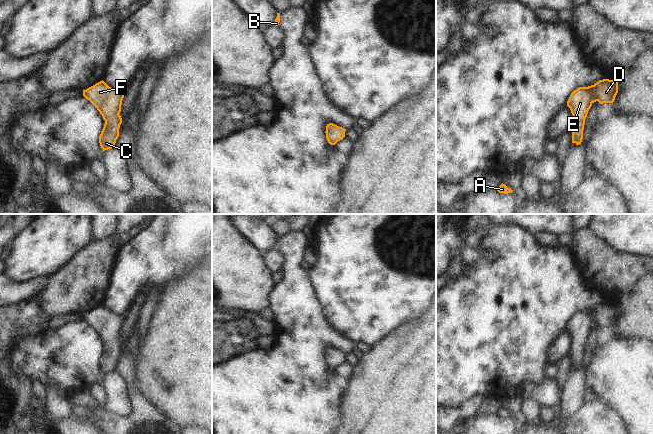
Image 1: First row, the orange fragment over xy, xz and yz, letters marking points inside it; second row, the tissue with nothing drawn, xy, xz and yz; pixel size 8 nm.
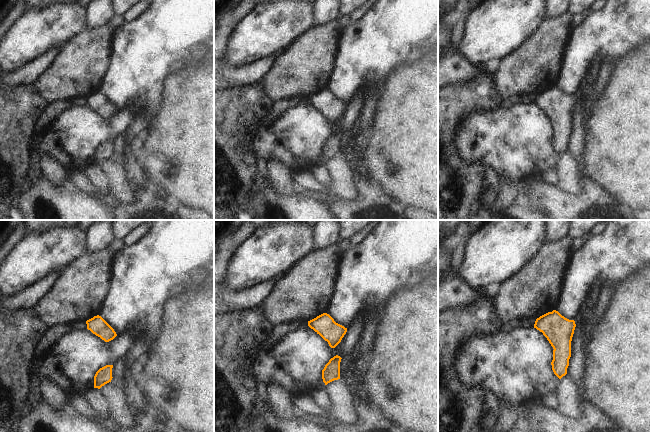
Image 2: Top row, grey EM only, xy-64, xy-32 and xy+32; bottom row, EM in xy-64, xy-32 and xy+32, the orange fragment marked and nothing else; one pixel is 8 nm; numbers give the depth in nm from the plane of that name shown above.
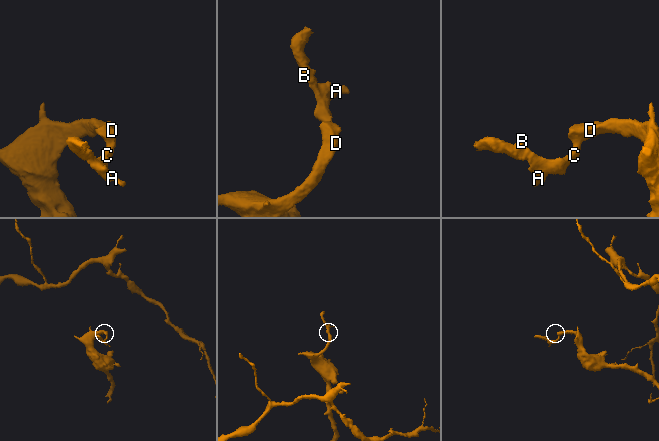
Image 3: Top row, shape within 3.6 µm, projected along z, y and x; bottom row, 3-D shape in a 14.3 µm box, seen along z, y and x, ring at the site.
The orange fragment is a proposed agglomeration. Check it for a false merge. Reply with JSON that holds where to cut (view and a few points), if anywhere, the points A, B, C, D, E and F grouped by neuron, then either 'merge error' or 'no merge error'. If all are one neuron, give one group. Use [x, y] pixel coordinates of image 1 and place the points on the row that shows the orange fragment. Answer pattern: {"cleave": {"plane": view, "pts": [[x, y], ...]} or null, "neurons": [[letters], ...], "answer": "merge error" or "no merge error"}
{"cleave": null, "neurons": [["A", "B", "C", "D", "E", "F"]], "answer": "no merge error"}

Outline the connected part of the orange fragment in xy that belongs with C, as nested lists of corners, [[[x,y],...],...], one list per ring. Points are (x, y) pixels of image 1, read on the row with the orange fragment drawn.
[[[103,80],[83,90],[83,96],[95,106],[105,120],[99,136],[99,143],[103,151],[115,147],[119,137],[119,128],[122,123],[119,114],[124,95],[125,92],[112,89]]]

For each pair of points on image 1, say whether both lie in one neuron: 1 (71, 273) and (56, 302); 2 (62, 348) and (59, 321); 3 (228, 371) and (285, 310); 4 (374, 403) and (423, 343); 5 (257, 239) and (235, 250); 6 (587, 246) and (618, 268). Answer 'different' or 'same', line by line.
1: same
2: different
3: same
4: same
5: different
6: same

